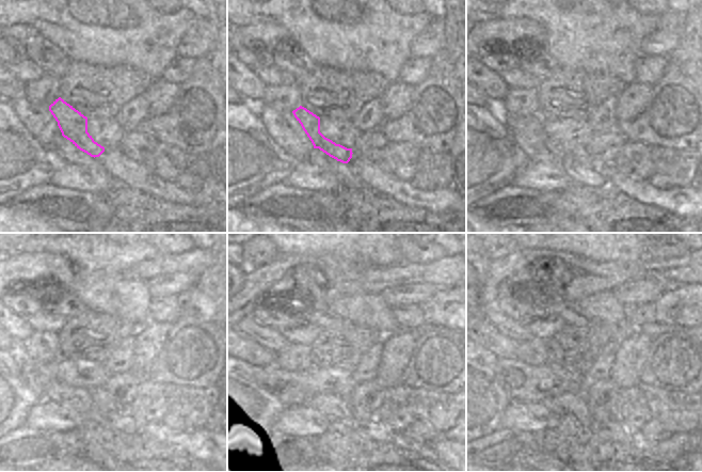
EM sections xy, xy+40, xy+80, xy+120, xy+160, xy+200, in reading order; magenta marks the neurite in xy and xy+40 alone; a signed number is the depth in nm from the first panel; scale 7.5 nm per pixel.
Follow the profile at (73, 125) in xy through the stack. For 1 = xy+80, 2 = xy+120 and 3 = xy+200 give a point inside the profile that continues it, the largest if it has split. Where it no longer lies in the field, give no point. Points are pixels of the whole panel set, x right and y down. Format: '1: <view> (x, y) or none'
1: xy+80 (577, 153)
2: xy+120 (104, 400)
3: xy+200 (599, 414)

